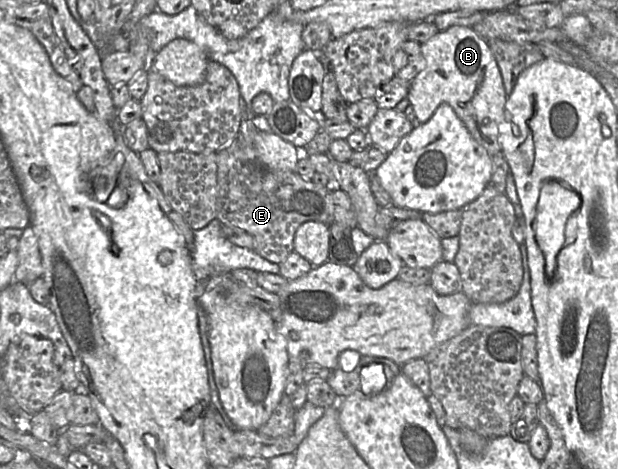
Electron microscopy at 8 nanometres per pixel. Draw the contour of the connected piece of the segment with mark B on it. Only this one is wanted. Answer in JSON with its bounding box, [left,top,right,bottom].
[408,25,507,156]

